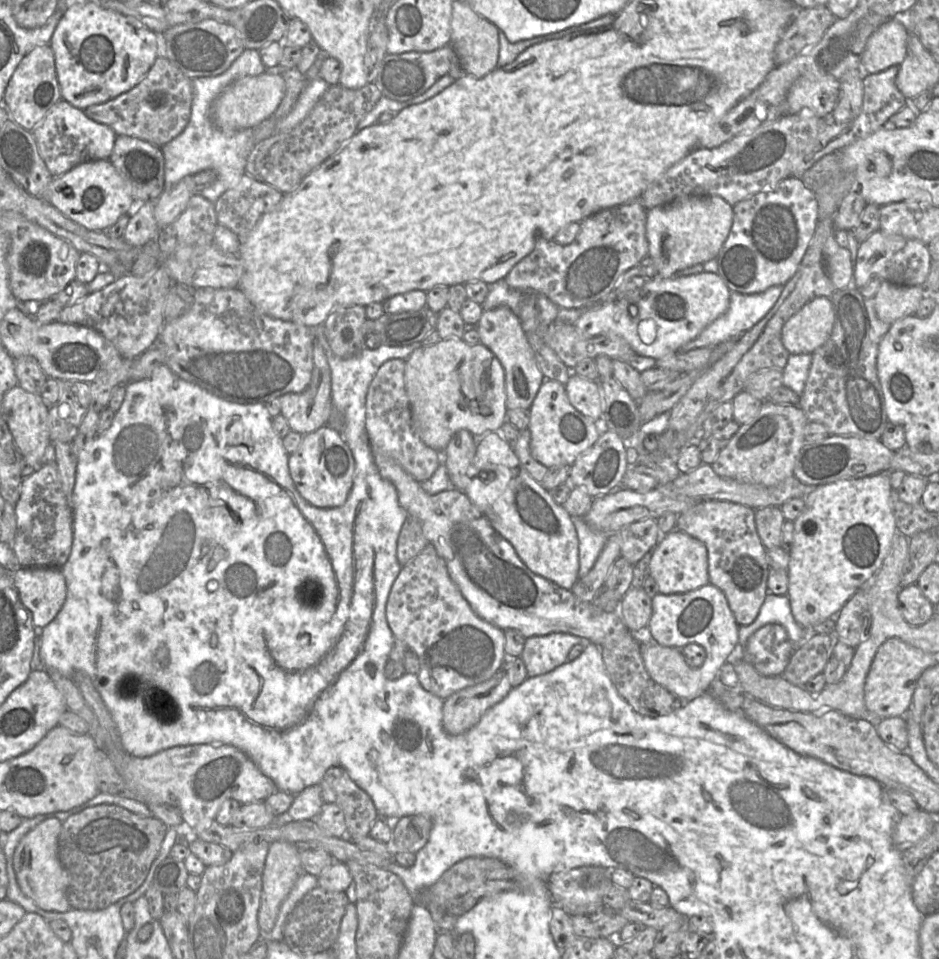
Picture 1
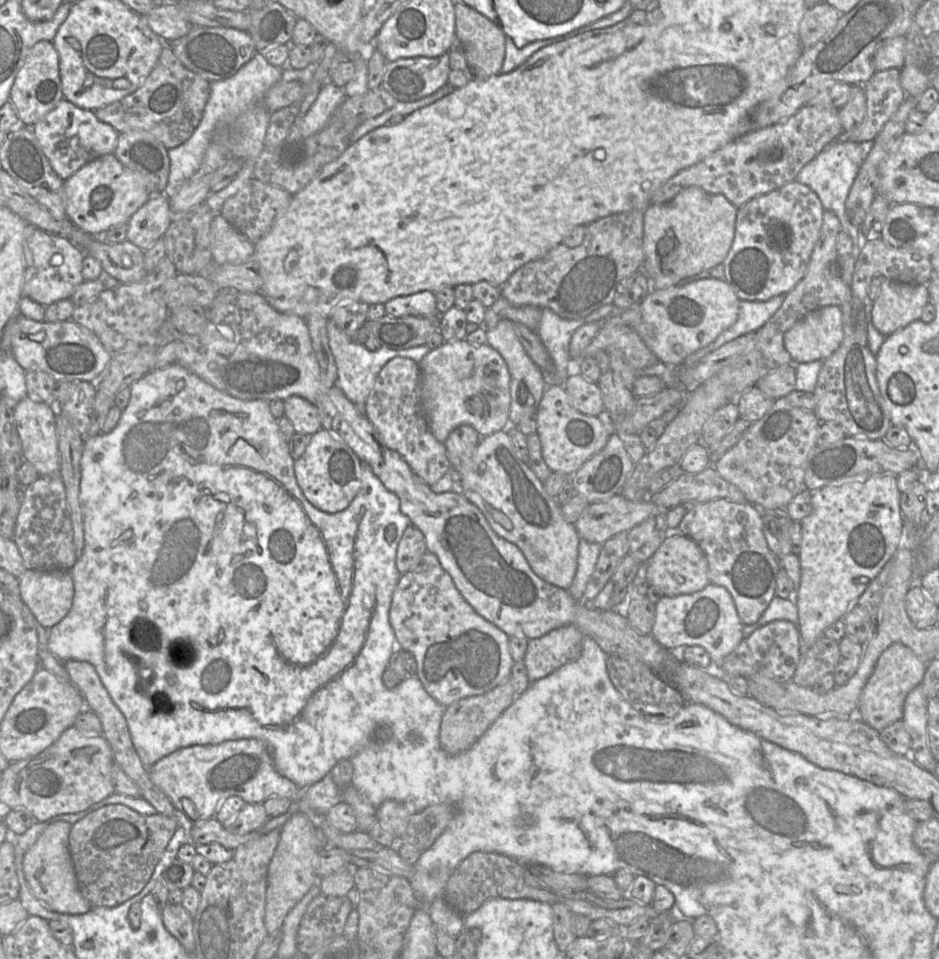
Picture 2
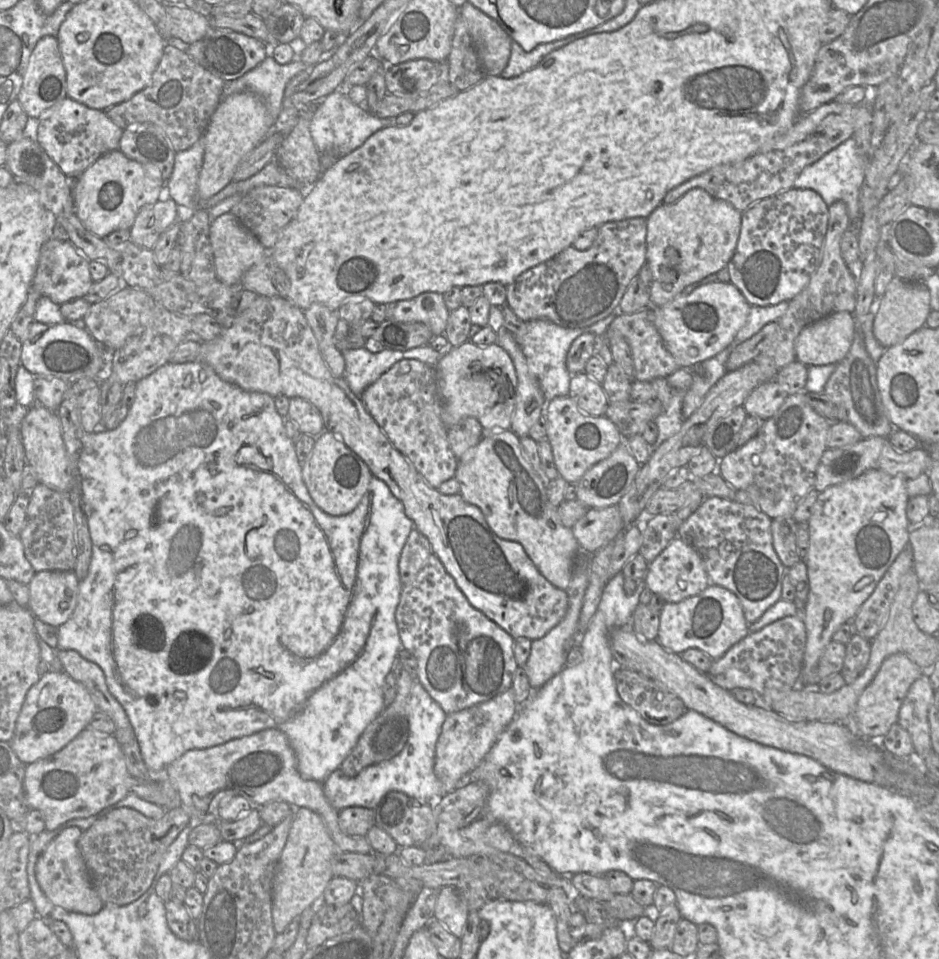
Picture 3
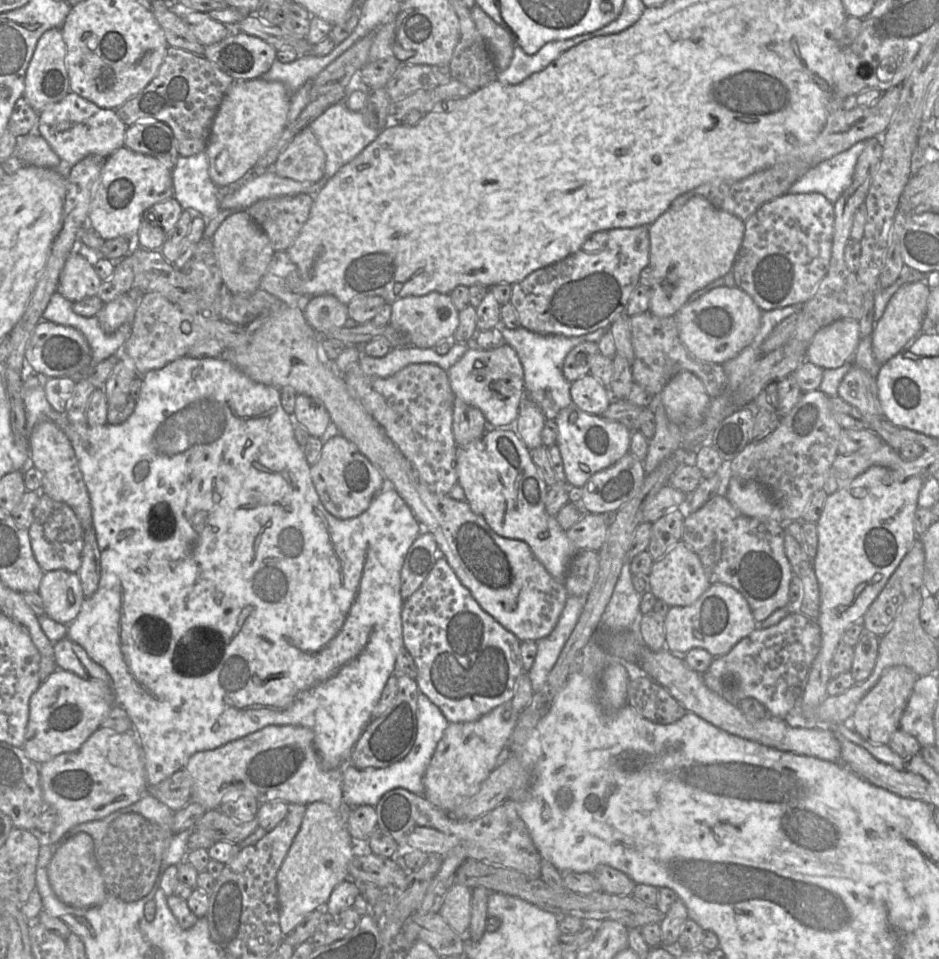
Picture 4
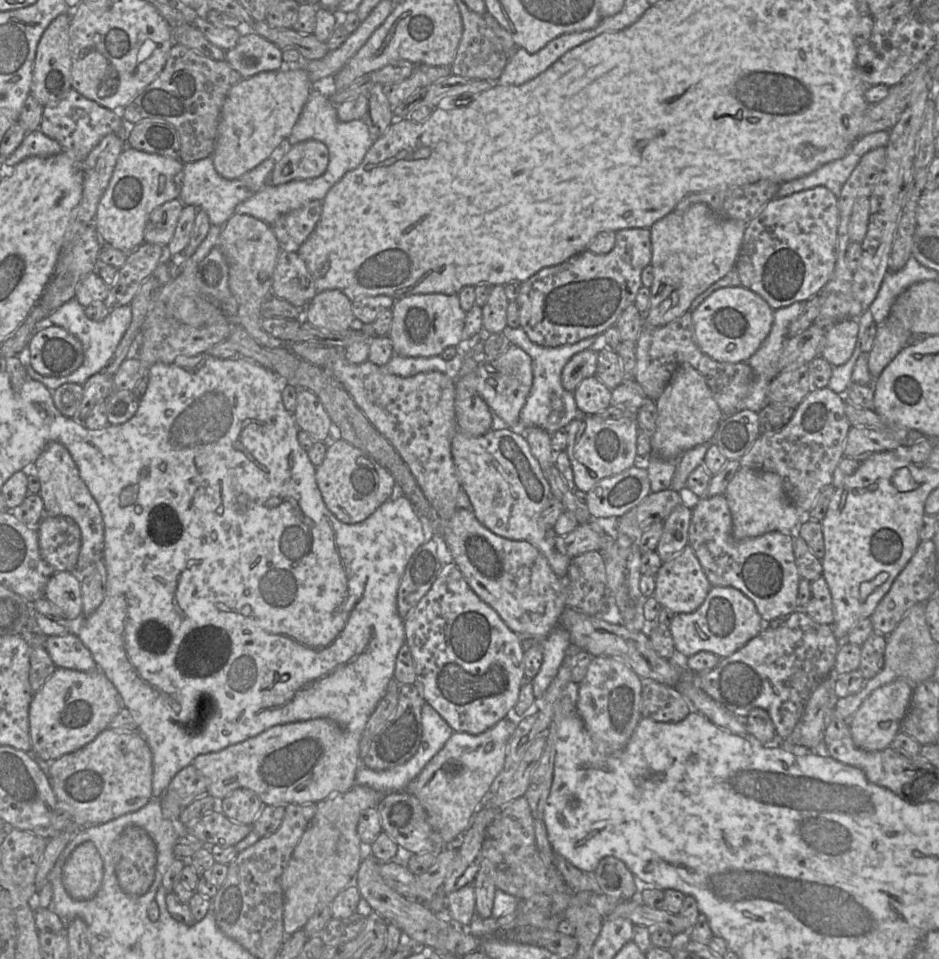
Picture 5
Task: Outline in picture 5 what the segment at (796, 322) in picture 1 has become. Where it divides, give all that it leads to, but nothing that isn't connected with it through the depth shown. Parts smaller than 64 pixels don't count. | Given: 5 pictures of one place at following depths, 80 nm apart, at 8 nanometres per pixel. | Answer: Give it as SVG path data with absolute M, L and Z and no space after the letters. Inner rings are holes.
M846 319L832 325L826 333L826 343L821 357L832 366L841 366L851 358L858 339L857 319Z

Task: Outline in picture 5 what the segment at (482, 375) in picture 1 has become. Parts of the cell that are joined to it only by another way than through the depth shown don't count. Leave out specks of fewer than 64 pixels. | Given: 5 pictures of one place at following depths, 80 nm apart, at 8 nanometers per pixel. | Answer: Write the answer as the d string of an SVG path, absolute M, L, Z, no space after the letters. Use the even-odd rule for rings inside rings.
M510 345L496 359L479 362L475 373L476 392L488 405L492 415L502 419L508 427L516 425L532 386L531 358L519 347Z

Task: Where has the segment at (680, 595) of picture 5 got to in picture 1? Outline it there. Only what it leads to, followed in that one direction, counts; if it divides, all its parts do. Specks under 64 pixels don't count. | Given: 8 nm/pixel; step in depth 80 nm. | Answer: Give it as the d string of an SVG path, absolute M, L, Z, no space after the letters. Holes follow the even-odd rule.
M680 531L666 533L656 545L652 555L649 573L662 594L686 593L709 583L708 552L705 544Z

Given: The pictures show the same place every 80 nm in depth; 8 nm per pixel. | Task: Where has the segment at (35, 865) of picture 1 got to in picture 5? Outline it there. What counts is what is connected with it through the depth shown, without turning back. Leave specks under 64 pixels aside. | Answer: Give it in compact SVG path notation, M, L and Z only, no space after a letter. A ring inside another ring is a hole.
M92 842L76 847L67 858L62 871L62 883L76 900L92 899L103 879L103 861Z

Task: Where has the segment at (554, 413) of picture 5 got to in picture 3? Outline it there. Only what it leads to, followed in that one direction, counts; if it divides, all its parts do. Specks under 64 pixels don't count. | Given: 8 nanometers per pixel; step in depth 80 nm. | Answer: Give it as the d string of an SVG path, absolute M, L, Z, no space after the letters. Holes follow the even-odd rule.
M612 313L592 326L579 329L563 328L548 320L532 320L524 322L520 331L513 335L526 358L529 371L539 383L546 406L556 397L569 395L570 374L566 368L566 357L572 342L583 333L605 336L610 323L618 314L621 313Z

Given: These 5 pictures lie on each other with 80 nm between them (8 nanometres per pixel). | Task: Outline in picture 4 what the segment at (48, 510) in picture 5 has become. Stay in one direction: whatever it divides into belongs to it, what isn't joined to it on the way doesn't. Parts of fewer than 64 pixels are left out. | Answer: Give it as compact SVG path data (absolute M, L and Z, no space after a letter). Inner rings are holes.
M51 421L40 422L28 436L30 465L41 476L41 493L67 504L76 514L83 530L91 529L93 510L90 493L79 468L73 447L64 432Z

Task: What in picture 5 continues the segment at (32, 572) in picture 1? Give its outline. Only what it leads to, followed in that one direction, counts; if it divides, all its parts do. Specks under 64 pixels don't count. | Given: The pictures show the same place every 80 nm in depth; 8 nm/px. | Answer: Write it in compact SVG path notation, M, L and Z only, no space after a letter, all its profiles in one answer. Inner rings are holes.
M67 571L55 572L46 584L44 597L60 608L71 621L84 618L81 581L77 574Z

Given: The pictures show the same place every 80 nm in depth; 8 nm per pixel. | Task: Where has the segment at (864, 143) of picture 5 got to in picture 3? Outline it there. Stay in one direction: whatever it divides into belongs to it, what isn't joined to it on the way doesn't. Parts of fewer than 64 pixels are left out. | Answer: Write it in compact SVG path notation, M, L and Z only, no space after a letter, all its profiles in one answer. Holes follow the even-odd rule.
M849 138L842 144L826 153L822 158L807 166L794 181L794 188L810 189L818 193L830 207L835 202L843 201L847 205L851 227L857 229L861 221L859 193L865 177L868 157L860 154L860 148L854 138Z

